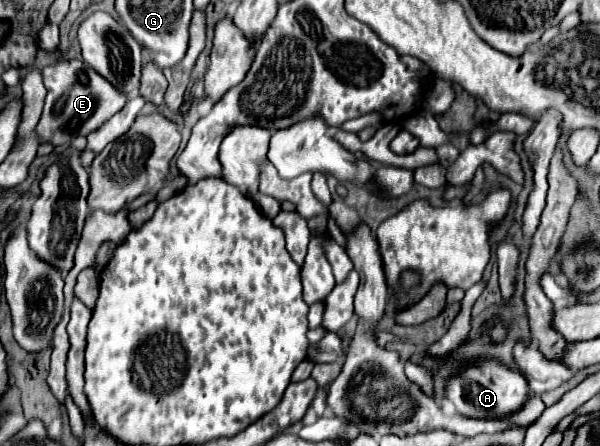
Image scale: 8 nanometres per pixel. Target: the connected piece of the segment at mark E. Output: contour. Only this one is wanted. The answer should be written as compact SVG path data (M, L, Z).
M80 59L58 61L50 67L44 67L42 75L48 95L36 131L40 141L50 141L52 145L68 145L72 137L88 135L90 131L98 129L98 125L108 121L114 113L118 113L128 101L126 93L122 93Z

